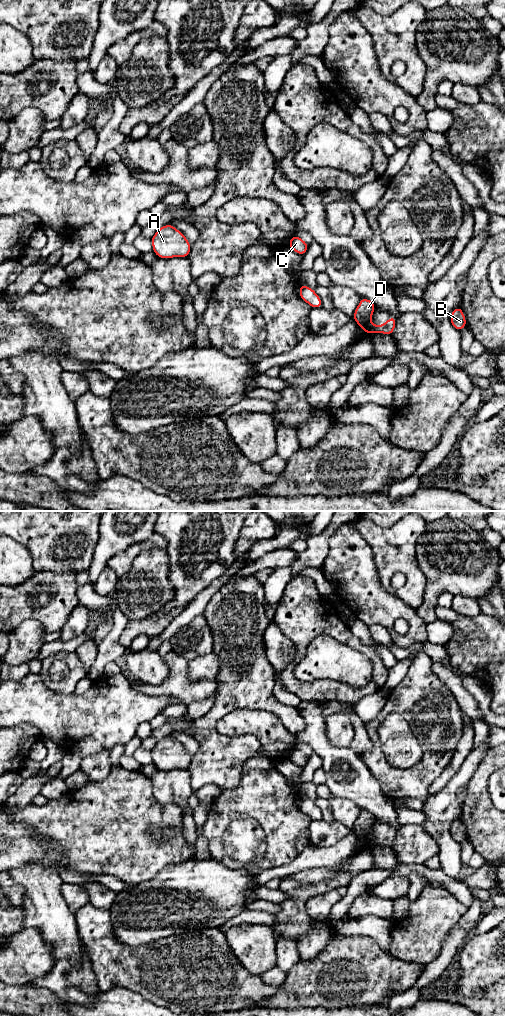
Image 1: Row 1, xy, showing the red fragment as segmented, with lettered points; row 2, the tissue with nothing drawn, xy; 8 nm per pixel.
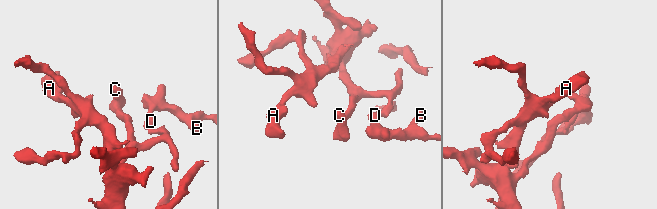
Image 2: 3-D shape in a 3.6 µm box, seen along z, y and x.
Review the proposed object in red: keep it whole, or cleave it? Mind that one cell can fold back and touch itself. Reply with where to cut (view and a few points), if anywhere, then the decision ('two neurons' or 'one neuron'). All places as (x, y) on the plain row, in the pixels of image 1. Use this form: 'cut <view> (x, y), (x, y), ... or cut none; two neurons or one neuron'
cut xy (369, 833), (361, 838); two neurons

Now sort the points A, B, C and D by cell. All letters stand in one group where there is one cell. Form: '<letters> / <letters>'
A C / B D

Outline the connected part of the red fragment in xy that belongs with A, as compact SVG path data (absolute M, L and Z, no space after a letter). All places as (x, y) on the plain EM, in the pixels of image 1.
M172 736L159 740L151 750L153 764L159 770L186 770L191 763L188 751Z

